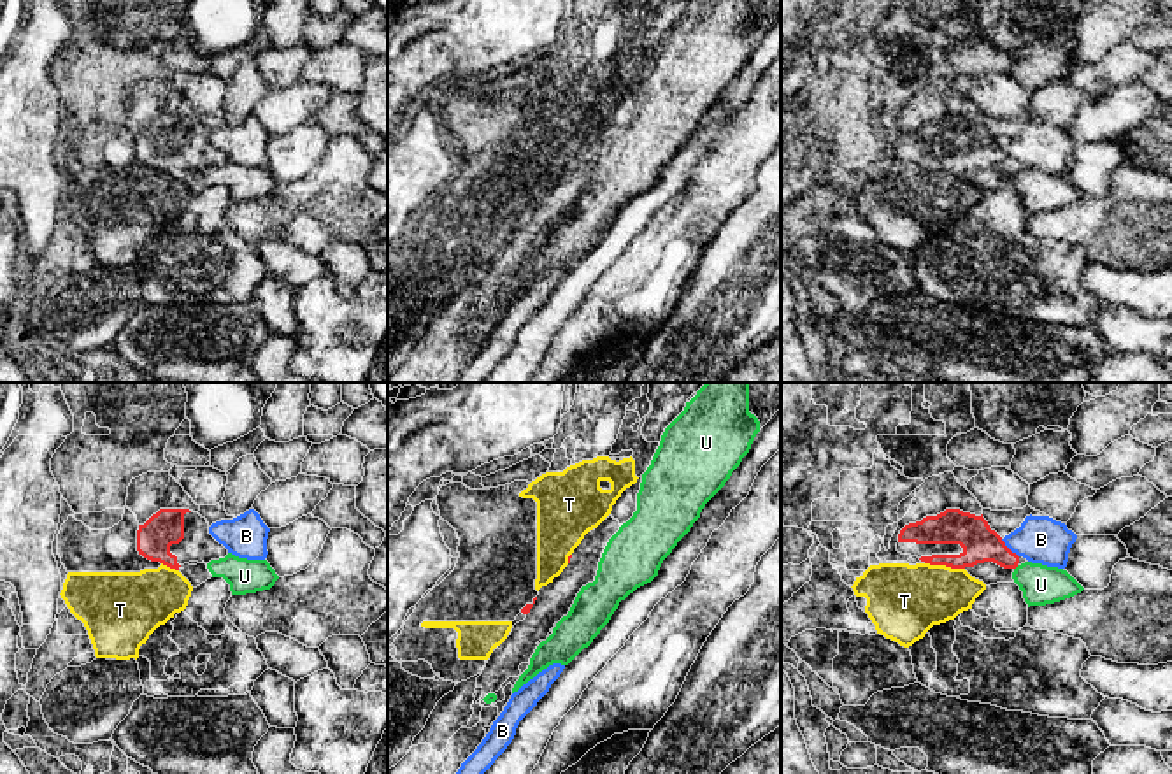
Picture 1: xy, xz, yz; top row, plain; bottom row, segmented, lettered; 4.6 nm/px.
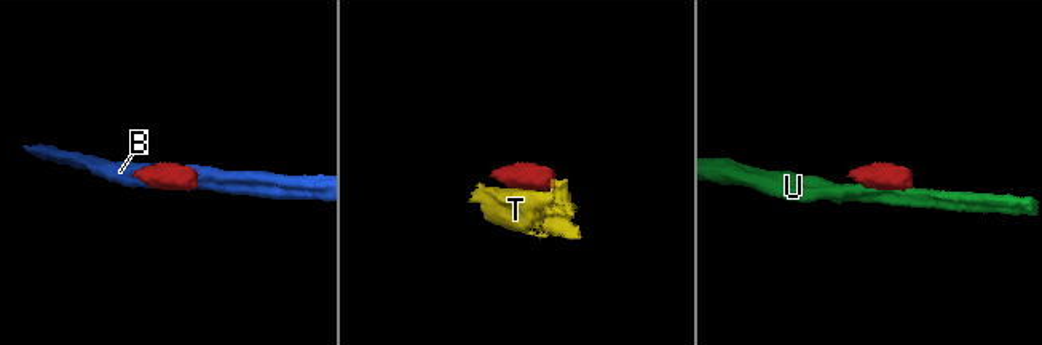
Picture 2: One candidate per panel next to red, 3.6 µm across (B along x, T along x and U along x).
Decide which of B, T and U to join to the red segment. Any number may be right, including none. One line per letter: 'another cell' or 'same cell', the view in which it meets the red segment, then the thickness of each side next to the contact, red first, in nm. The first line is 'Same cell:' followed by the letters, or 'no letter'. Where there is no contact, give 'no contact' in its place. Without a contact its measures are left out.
Same cell: no letter
B: another cell | yz | 170/220 nm
T: another cell | yz | 170/340 nm
U: another cell | no contact

